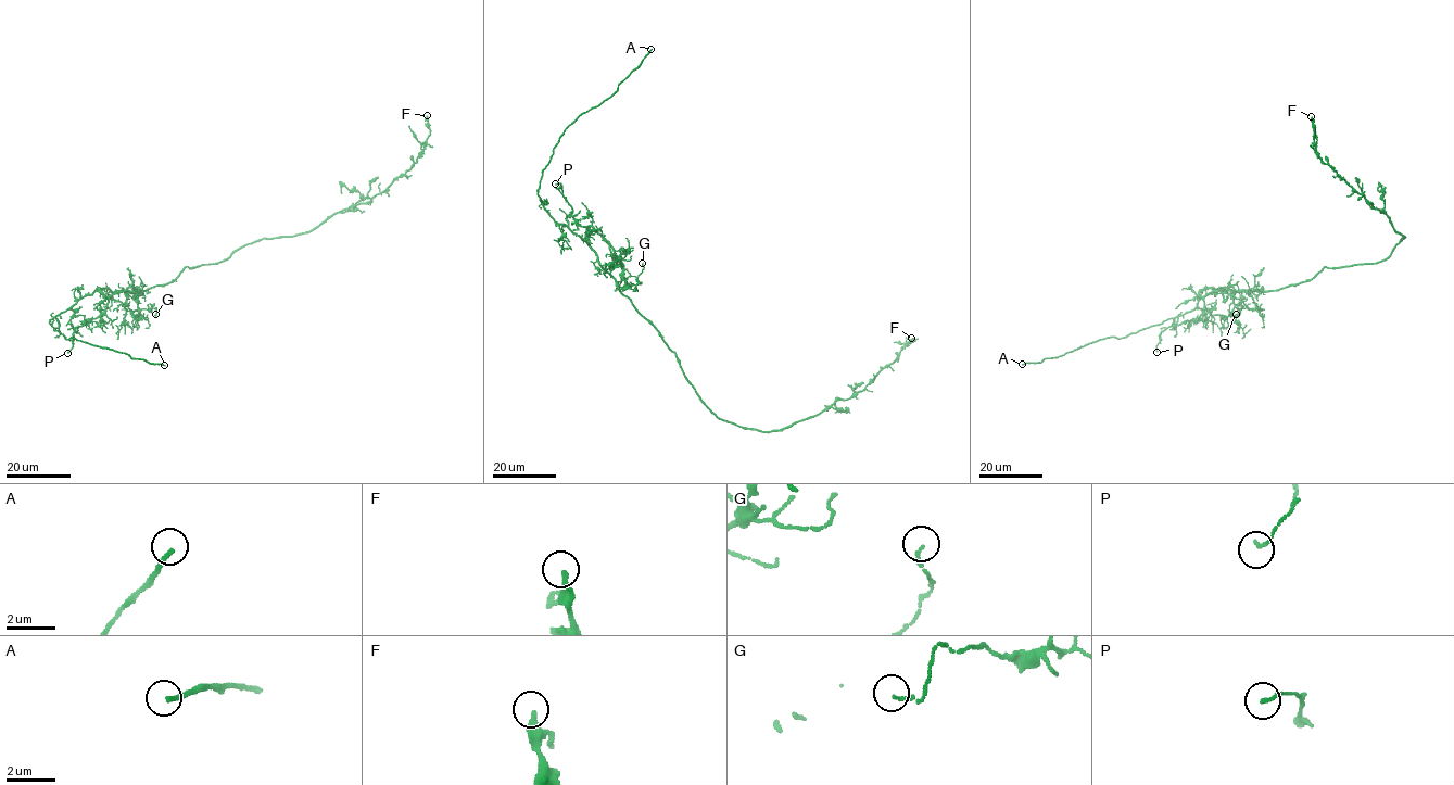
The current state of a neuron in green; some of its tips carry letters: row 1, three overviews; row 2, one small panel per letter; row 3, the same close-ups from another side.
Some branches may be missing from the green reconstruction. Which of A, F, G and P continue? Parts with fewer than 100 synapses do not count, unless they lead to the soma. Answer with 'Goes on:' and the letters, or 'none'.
Goes on: A

